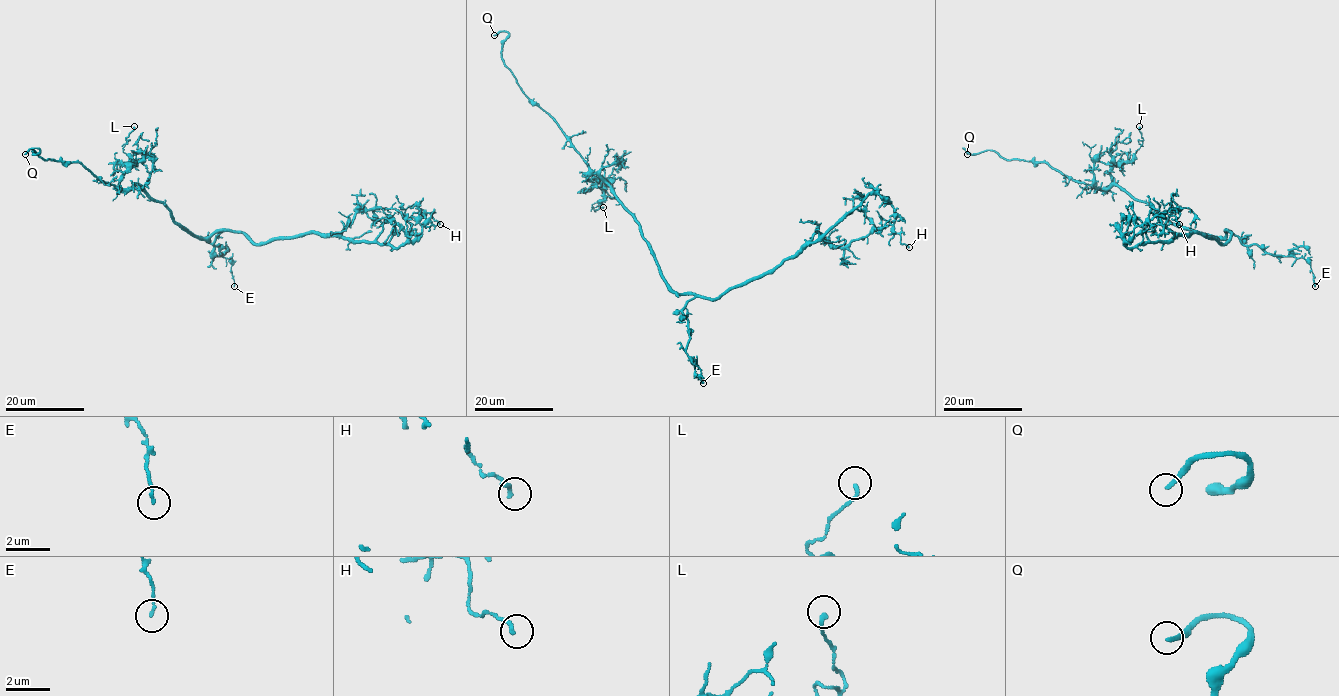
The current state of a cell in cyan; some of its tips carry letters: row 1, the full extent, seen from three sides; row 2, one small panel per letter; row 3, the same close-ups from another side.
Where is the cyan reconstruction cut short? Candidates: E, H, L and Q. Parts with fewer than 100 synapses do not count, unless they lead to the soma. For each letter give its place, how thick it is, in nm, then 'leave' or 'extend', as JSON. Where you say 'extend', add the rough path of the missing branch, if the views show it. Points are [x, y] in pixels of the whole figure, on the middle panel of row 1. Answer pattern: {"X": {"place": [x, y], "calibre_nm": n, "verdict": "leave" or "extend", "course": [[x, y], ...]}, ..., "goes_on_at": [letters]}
{"E": {"place": [703, 383], "calibre_nm": 130, "verdict": "leave"}, "H": {"place": [909, 247], "calibre_nm": 180, "verdict": "leave"}, "L": {"place": [603, 207], "calibre_nm": 160, "verdict": "leave"}, "Q": {"place": [494, 35], "calibre_nm": 220, "verdict": "extend"}, "goes_on_at": ["Q"]}

